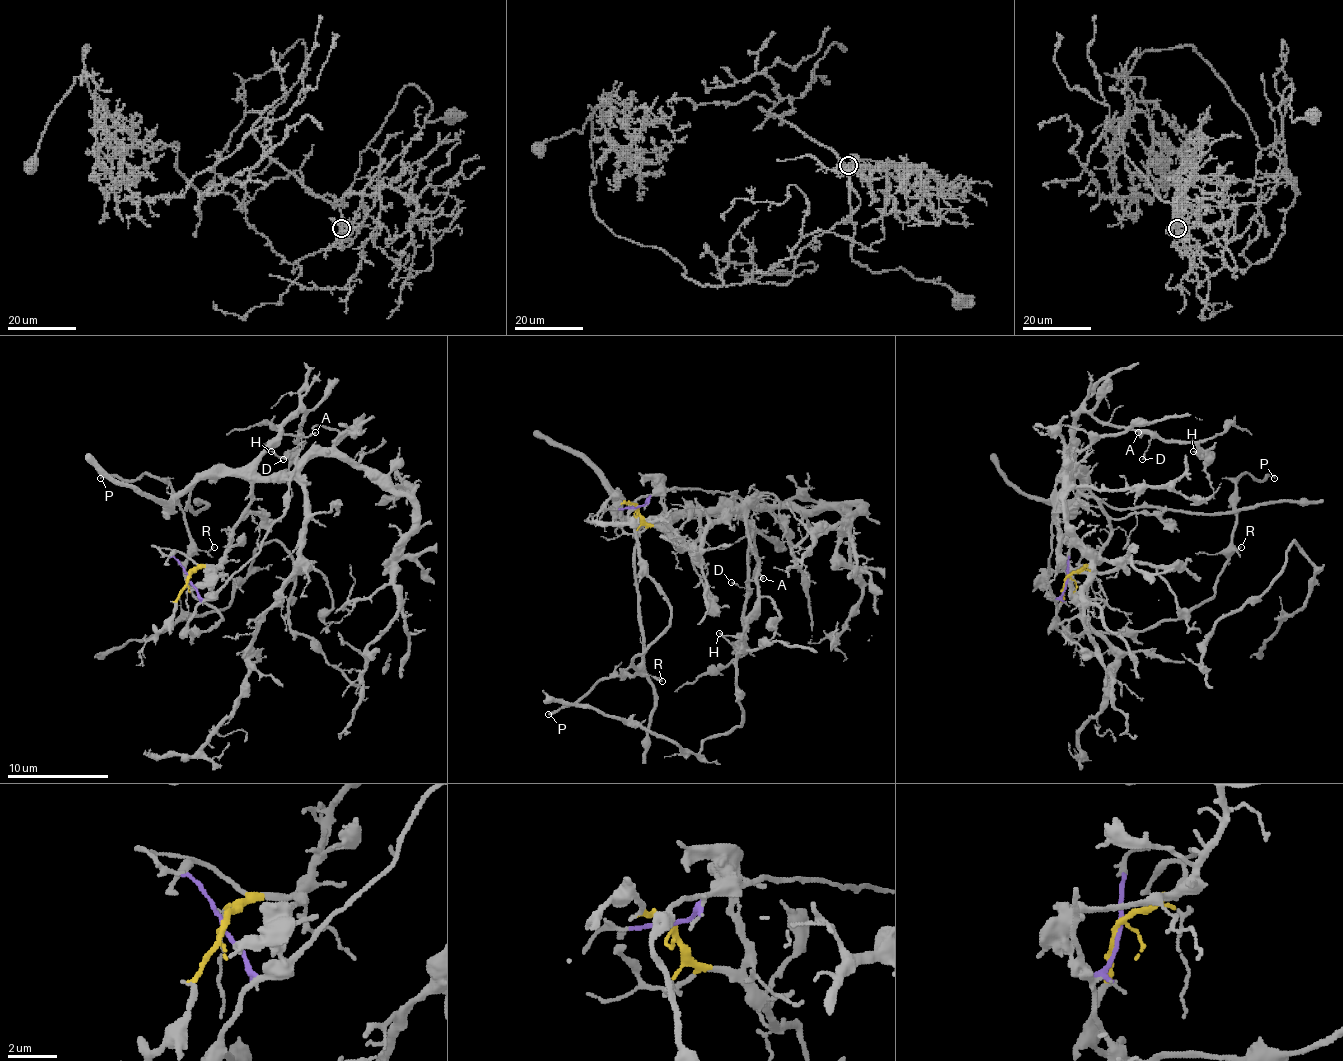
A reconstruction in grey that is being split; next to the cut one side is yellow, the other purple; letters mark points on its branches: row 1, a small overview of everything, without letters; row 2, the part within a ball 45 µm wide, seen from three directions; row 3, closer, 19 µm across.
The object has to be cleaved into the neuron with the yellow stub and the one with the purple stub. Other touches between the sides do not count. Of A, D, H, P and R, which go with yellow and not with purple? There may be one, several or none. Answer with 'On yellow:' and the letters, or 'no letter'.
On yellow: A, D, H

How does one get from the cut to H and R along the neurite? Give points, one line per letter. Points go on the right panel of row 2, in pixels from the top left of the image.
H: (1066, 578), (1109, 534), (1102, 507), (1074, 484), (1074, 420), (1089, 412), (1191, 440), (1204, 456), (1193, 451)
R: (1066, 578), (1056, 613), (1071, 634), (1135, 634), (1168, 618), (1186, 616), (1214, 593), (1224, 562), (1242, 547)

